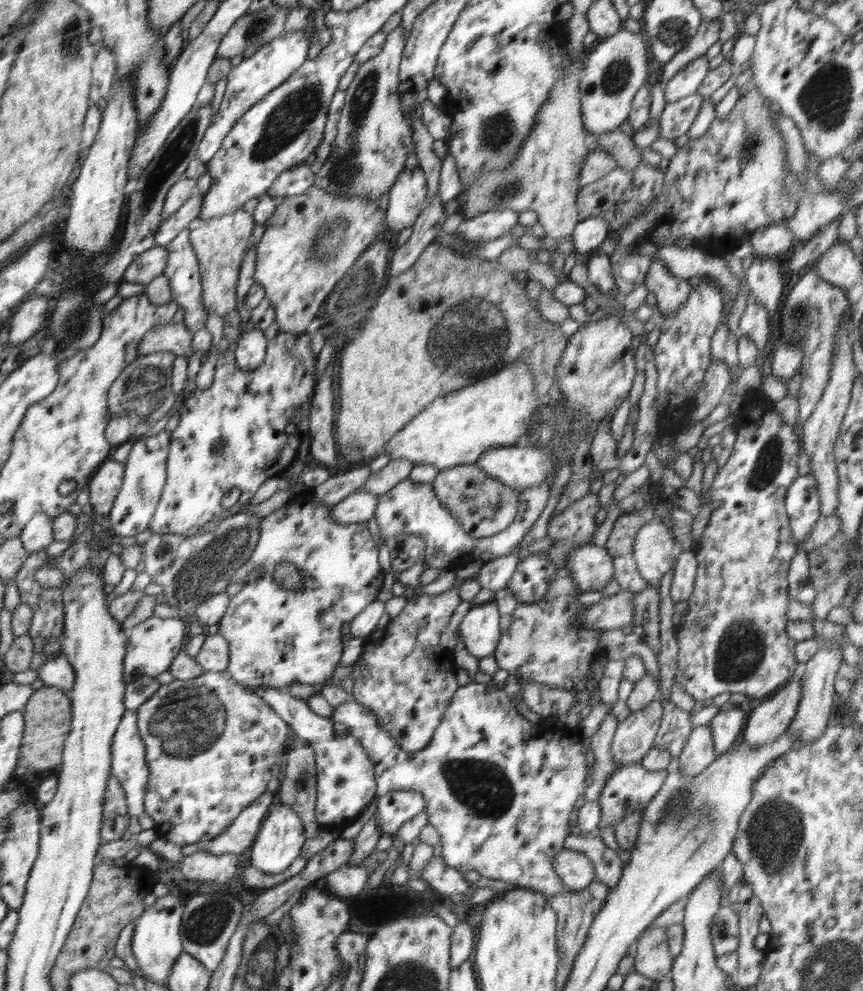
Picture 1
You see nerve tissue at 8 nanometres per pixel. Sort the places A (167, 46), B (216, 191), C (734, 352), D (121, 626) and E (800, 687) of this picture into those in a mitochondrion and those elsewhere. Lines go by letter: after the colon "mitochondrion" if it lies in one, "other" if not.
A: other
B: other
C: other
D: other
E: other

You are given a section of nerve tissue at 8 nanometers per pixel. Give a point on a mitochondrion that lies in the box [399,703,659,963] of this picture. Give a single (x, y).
(482, 788)

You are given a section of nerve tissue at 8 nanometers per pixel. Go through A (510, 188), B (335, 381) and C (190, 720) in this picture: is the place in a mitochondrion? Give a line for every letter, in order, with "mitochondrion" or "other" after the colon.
A: mitochondrion
B: other
C: mitochondrion

